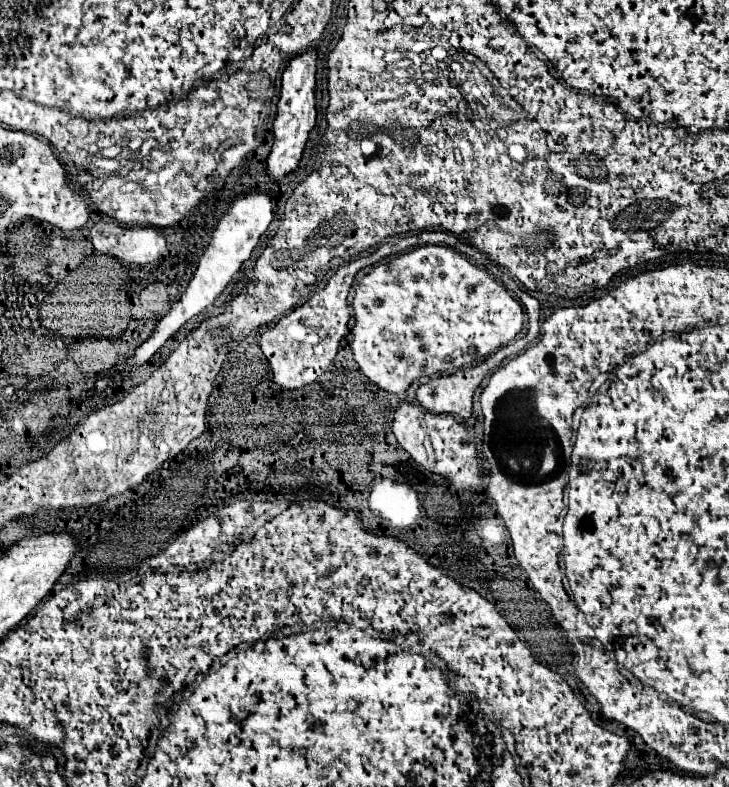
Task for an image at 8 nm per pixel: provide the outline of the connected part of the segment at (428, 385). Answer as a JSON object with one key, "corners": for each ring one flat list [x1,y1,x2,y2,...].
{"corners":[[497,352,495,356,487,358,479,366,473,366,469,370,461,370,449,376,439,376,435,380,421,384,415,392,419,406,433,414,453,414,459,418,469,418,475,388,483,382,483,378,493,368,501,366,503,358,505,356]]}

